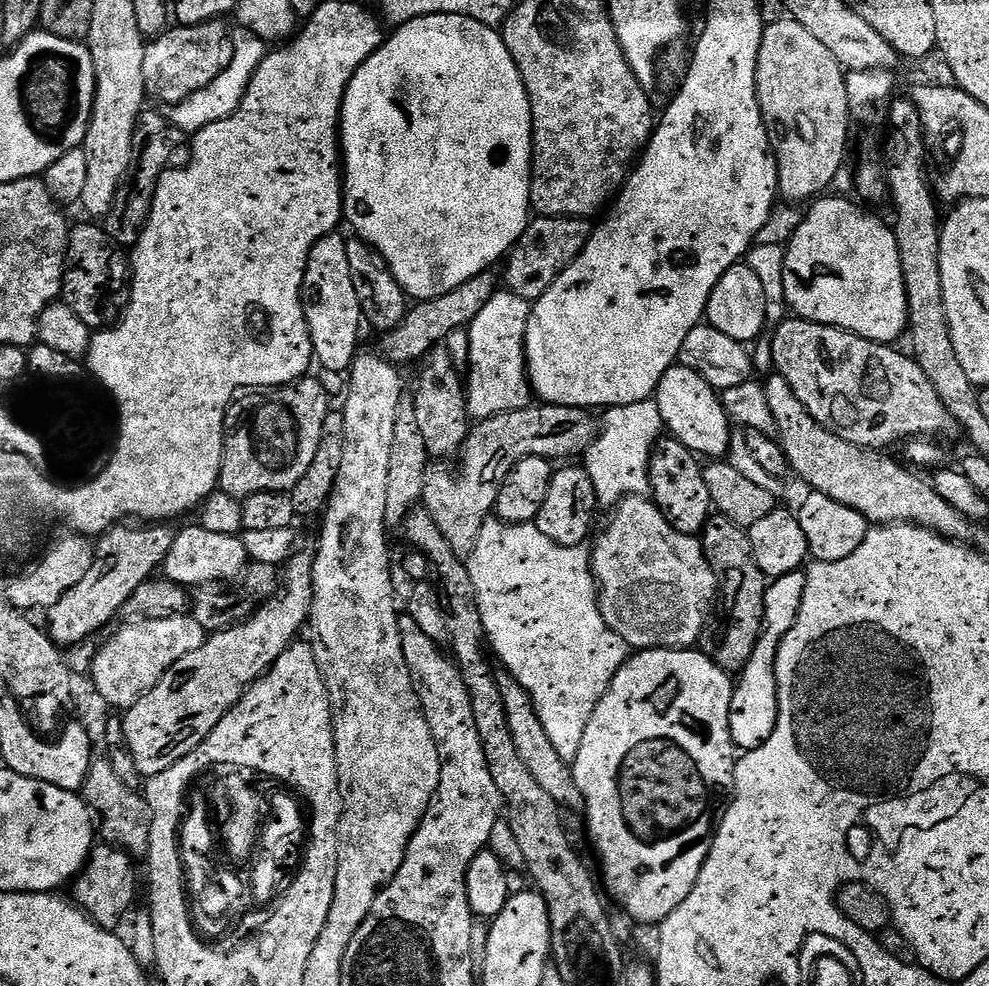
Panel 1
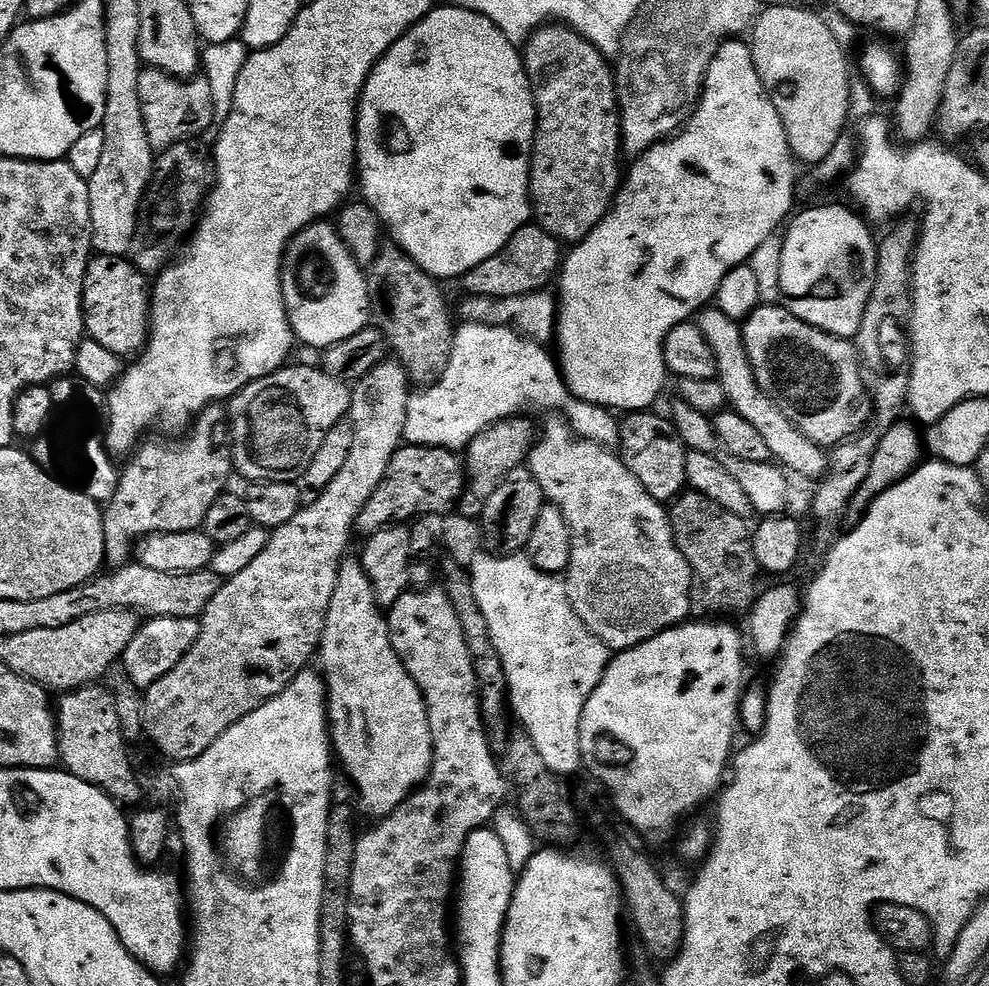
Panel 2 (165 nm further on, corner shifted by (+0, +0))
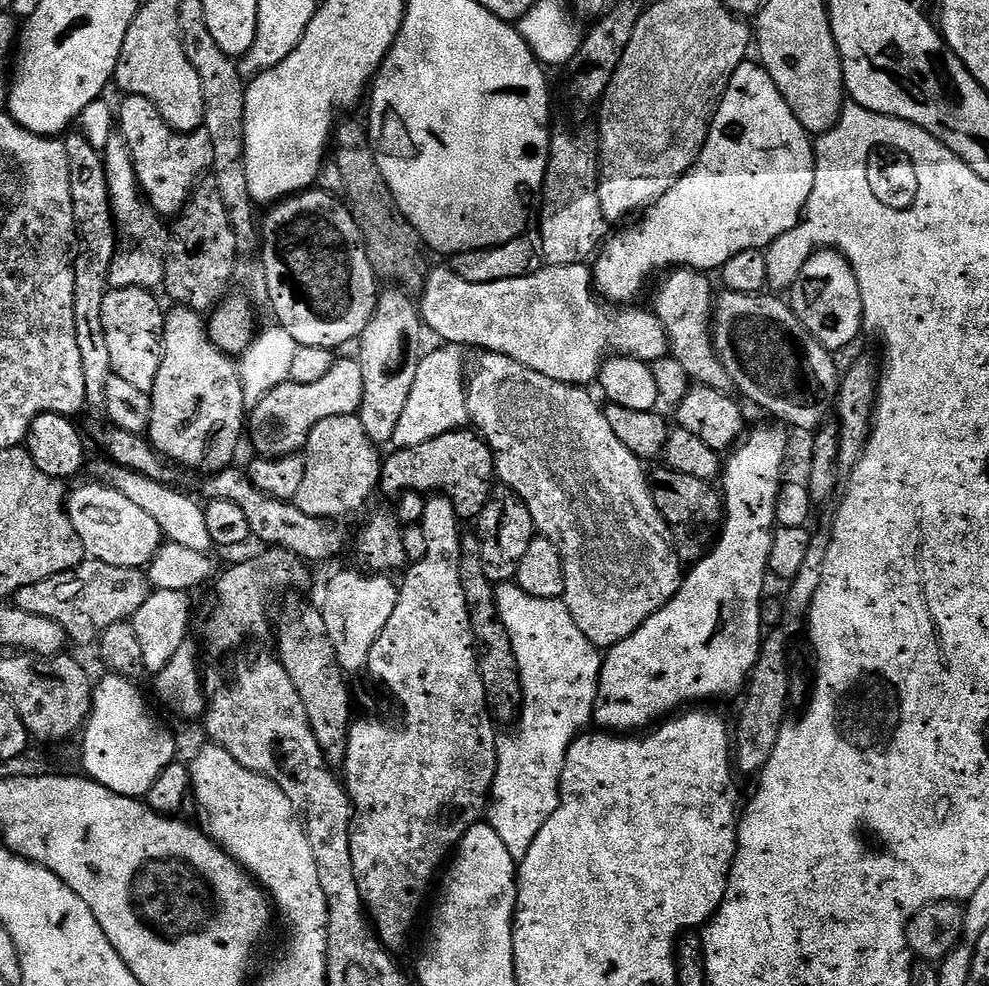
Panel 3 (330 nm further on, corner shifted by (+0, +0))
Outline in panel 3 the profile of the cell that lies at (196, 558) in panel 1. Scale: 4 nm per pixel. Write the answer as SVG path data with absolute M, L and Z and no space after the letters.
M103 482L82 485L67 497L66 503L68 517L74 522L74 530L78 530L78 538L82 538L85 553L93 560L106 562L106 566L147 569L165 543L164 531L146 510L134 506L126 494Z

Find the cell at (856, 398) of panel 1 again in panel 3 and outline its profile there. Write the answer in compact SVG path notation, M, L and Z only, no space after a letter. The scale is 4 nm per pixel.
M727 290L721 293L714 300L712 345L732 380L732 388L777 416L781 420L777 421L789 429L819 429L833 415L840 391L837 357L806 331L779 295L738 294Z

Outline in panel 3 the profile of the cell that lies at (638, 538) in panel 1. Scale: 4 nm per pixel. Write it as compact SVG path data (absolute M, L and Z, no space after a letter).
M484 352L476 360L476 365L471 365L470 371L466 376L466 391L468 394L468 415L471 423L478 429L479 435L483 436L488 441L490 447L492 447L492 457L496 459L496 478L497 481L505 488L511 488L513 492L518 494L518 498L522 498L522 502L526 502L526 506L530 510L530 518L532 519L533 529L543 539L549 540L550 543L555 544L560 549L560 557L562 558L562 566L564 567L564 594L563 601L567 608L570 610L570 614L574 618L574 622L578 622L578 630L582 630L582 634L586 638L590 638L590 642L596 645L601 650L607 650L614 647L618 642L622 642L626 638L630 638L638 630L638 626L642 626L646 622L646 618L650 618L656 613L659 608L664 608L674 598L674 594L680 588L680 582L682 579L682 565L680 560L676 556L676 548L672 545L672 536L668 533L668 523L662 518L662 514L658 510L658 506L654 506L654 498L652 497L652 490L650 487L650 476L646 471L644 473L645 465L638 459L634 453L630 450L626 450L626 446L622 446L622 442L618 442L618 437L614 435L614 430L610 427L610 422L606 422L606 414L604 408L601 405L596 405L594 397L588 393L589 389L584 386L577 386L575 384L563 384L558 382L554 378L546 378L546 374L538 374L538 370L530 370L530 366L522 366L522 362L518 362L514 358L504 356L500 352Z

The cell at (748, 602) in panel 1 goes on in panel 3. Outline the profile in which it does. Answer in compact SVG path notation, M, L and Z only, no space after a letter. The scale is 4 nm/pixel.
M660 466L656 473L651 473L650 487L654 506L658 506L662 518L668 523L668 533L672 536L672 545L676 548L676 556L681 565L697 564L714 538L720 535L724 523L724 501L721 493L717 489L715 492L709 481L690 478L690 474L678 474L667 466Z

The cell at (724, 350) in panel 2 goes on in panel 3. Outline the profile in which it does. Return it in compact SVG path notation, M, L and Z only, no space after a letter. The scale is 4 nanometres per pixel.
M695 268L669 271L661 279L664 281L656 292L654 311L668 335L670 355L682 362L682 370L686 370L689 381L719 392L728 392L732 388L732 380L726 374L716 348L712 345L714 291L712 292L712 284L708 279L705 273L698 272Z

